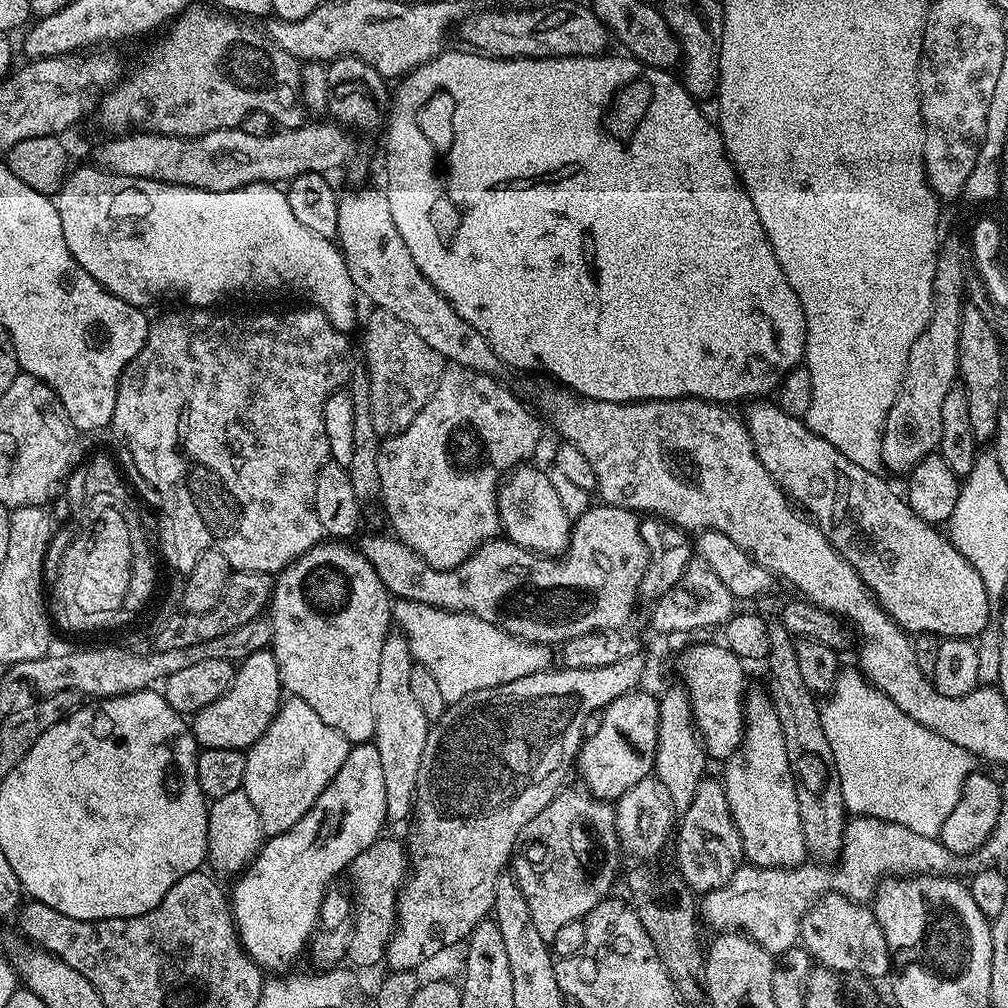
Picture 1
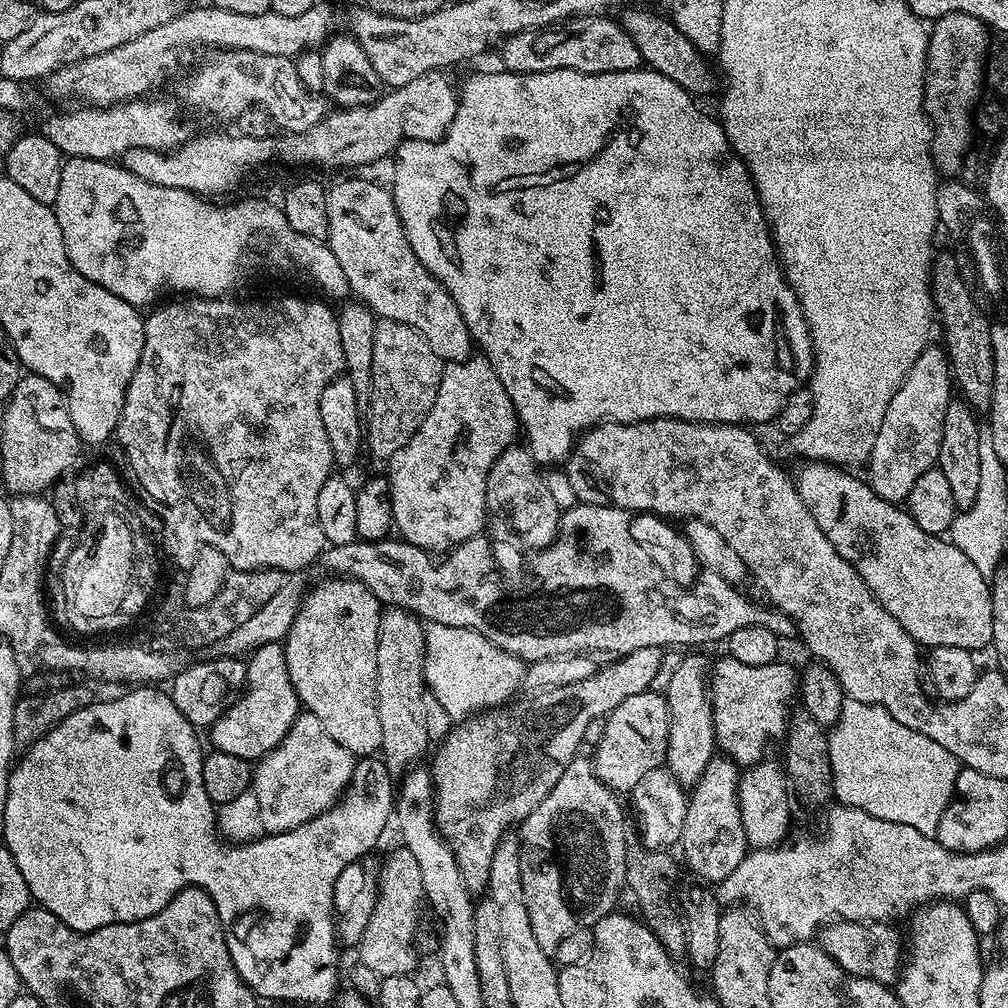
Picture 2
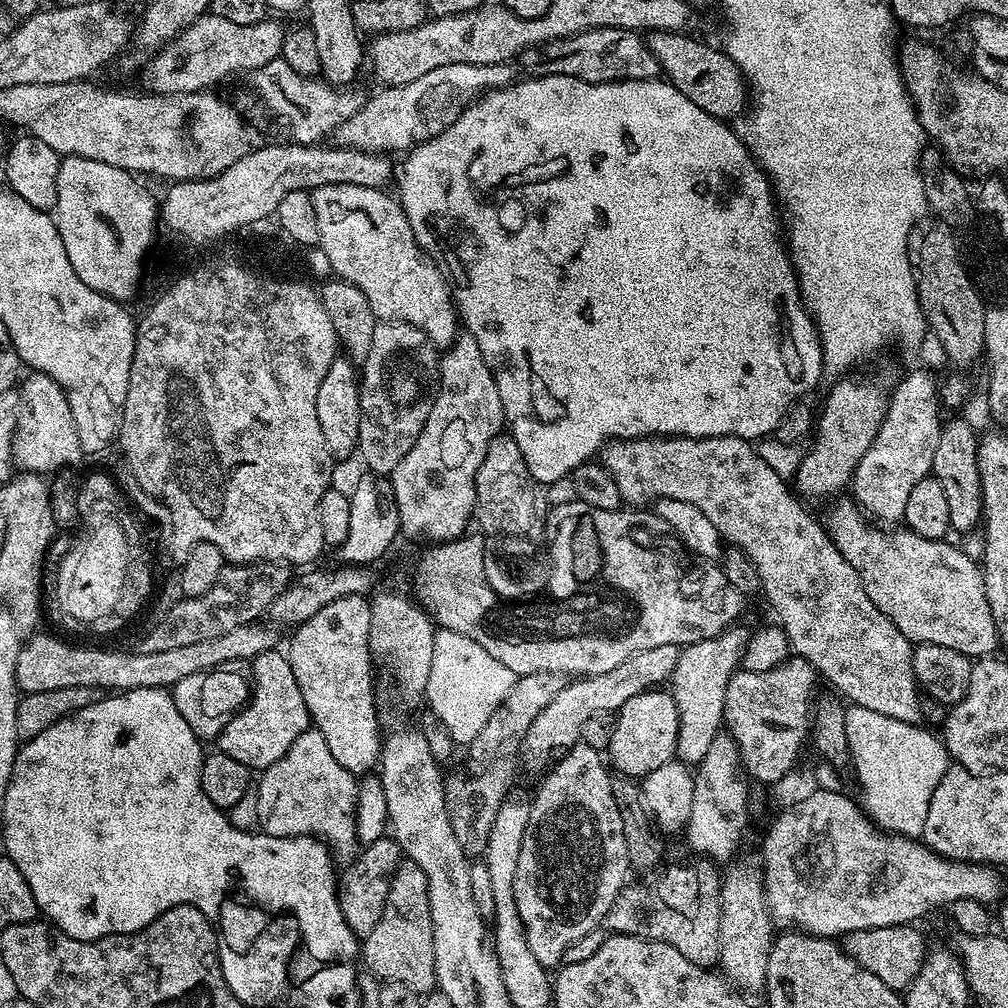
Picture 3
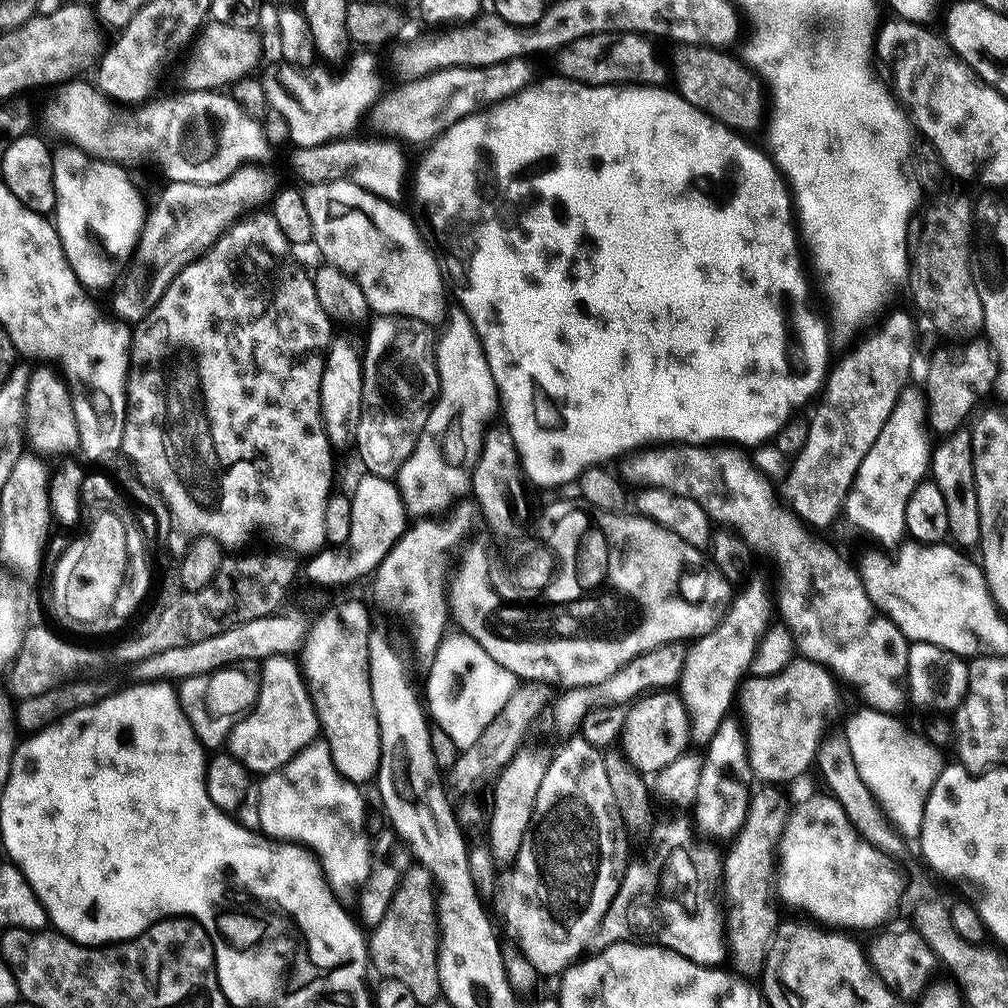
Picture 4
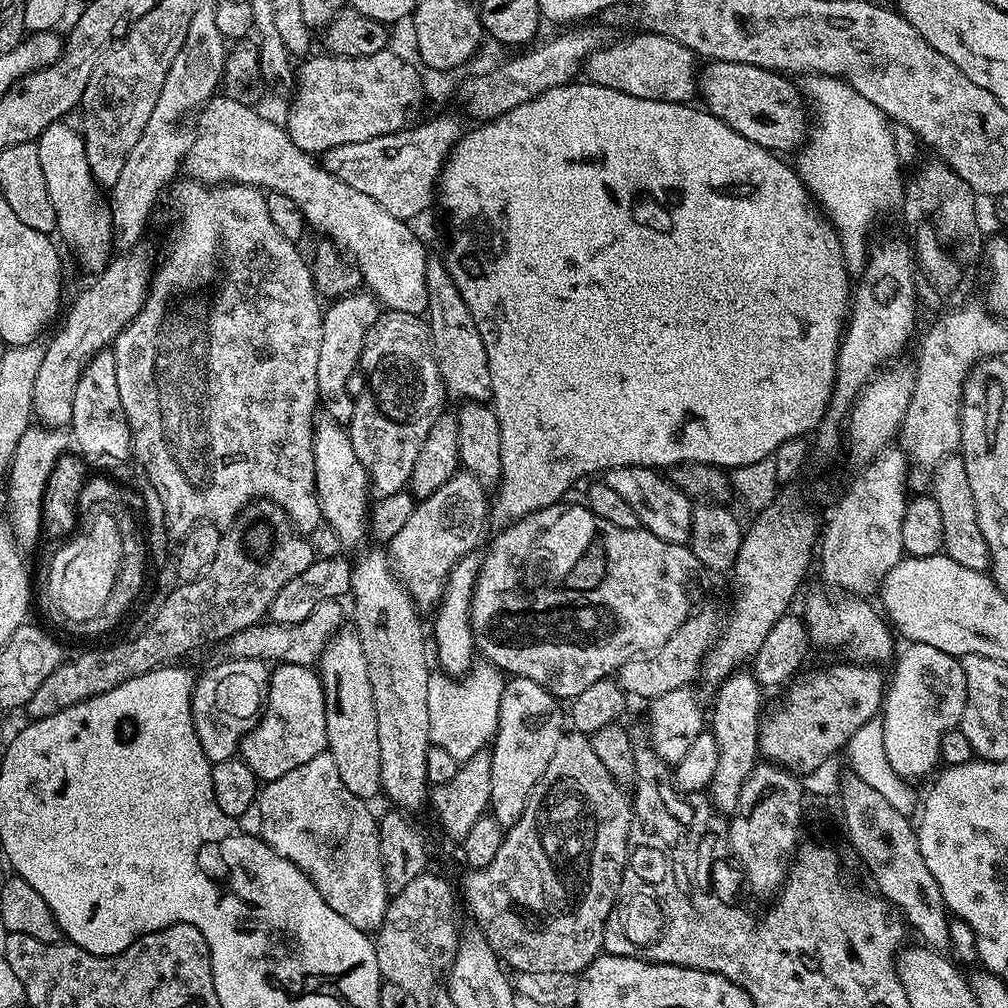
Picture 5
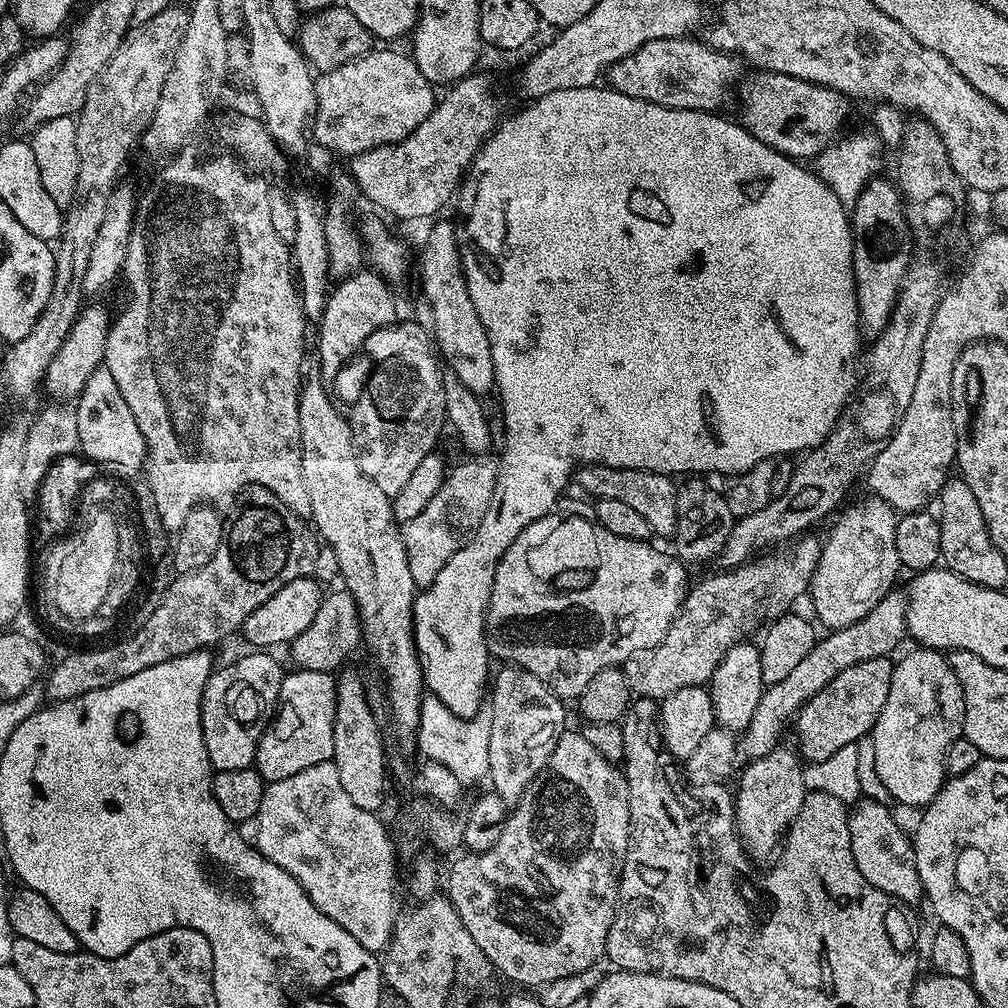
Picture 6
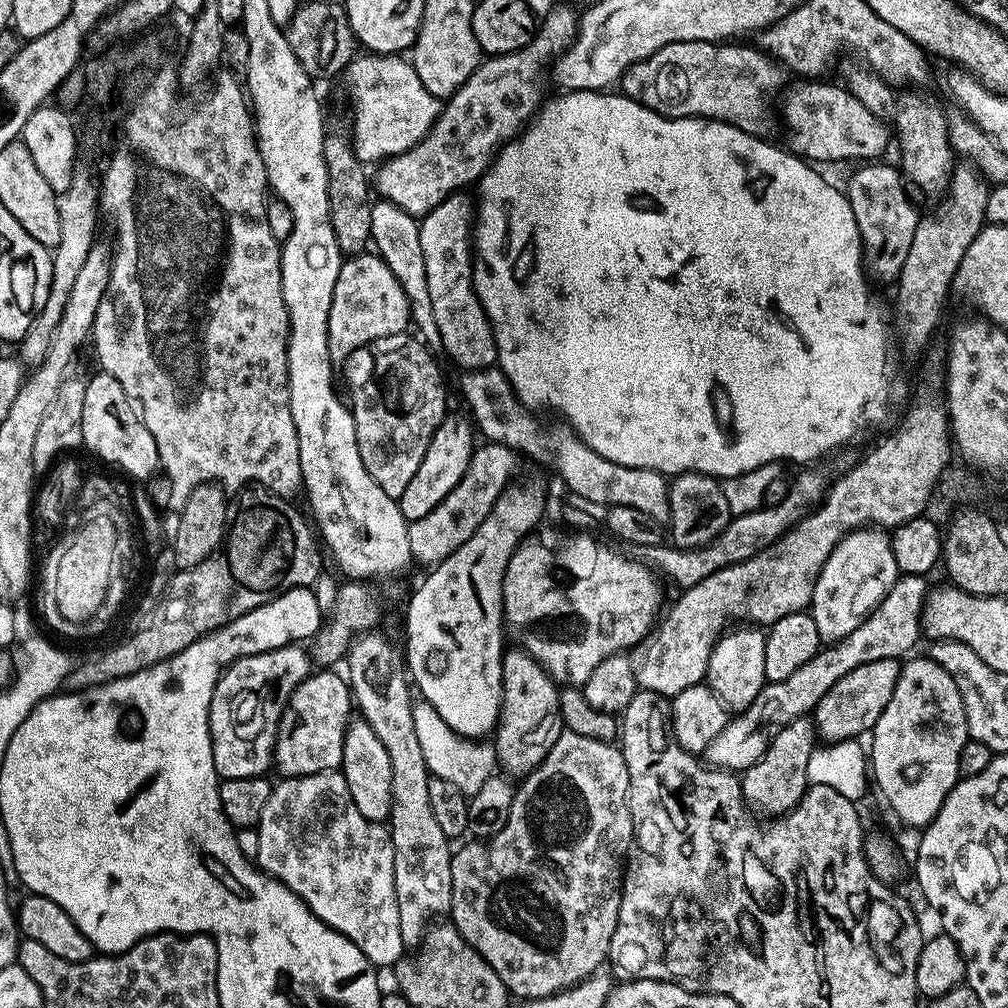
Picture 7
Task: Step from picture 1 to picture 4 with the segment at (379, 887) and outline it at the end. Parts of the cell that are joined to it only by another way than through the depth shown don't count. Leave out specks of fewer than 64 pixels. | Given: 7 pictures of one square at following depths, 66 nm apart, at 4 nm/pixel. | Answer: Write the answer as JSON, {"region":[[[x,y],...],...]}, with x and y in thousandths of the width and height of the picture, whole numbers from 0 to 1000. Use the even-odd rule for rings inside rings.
{"region":[[[407,859],[397,872],[395,883],[379,911],[368,922],[365,934],[365,950],[378,969],[399,974],[411,985],[419,998],[427,998],[438,991],[437,971],[433,957],[435,918],[433,916],[433,883],[427,863]]]}

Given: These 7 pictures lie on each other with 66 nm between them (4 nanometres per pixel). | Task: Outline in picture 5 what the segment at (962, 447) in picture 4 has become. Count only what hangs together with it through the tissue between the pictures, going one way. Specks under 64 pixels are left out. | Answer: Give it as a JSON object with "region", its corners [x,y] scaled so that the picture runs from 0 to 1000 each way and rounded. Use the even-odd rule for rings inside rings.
{"region":[[[951,450],[938,453],[930,462],[923,490],[935,506],[936,547],[942,554],[946,554],[950,562],[958,562],[958,565],[980,567],[984,558],[982,546],[978,542],[978,534],[974,534],[974,525],[970,522],[970,505],[966,502],[966,490],[962,486],[956,455]]]}

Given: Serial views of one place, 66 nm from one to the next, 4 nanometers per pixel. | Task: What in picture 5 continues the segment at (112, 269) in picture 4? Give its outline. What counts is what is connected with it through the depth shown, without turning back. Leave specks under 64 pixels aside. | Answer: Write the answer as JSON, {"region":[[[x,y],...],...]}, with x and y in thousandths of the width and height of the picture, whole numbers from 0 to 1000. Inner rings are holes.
{"region":[[[67,121],[51,123],[42,129],[35,145],[42,161],[42,173],[46,173],[46,188],[54,204],[59,233],[63,233],[64,240],[73,249],[79,250],[80,260],[91,272],[102,270],[113,250],[111,207],[108,199],[99,195],[101,187],[86,163],[80,132],[74,126],[71,128]]]}

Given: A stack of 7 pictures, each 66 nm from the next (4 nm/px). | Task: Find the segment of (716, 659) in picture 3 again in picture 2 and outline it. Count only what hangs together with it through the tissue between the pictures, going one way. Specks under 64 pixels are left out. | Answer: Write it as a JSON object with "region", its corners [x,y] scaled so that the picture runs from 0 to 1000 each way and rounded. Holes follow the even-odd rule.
{"region":[[[683,651],[663,671],[663,684],[657,687],[663,698],[663,743],[661,761],[681,784],[686,784],[696,772],[700,759],[712,746],[712,735],[706,711],[704,689],[704,655],[698,651]]]}

